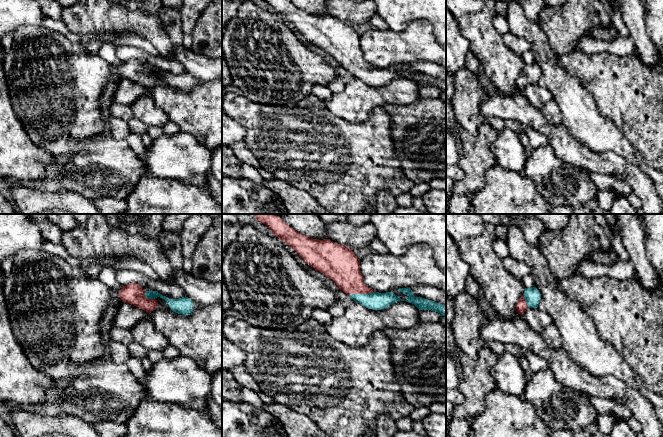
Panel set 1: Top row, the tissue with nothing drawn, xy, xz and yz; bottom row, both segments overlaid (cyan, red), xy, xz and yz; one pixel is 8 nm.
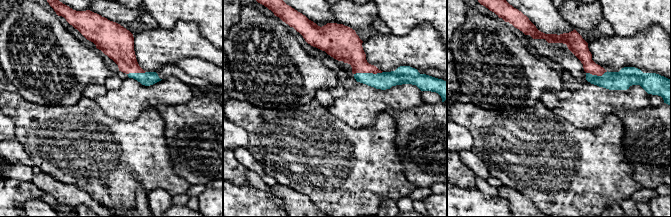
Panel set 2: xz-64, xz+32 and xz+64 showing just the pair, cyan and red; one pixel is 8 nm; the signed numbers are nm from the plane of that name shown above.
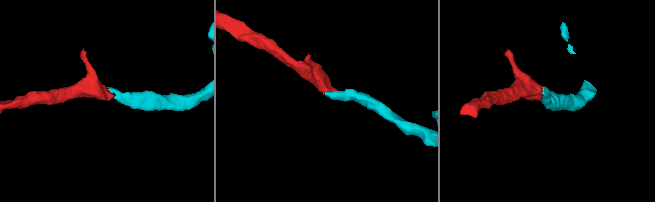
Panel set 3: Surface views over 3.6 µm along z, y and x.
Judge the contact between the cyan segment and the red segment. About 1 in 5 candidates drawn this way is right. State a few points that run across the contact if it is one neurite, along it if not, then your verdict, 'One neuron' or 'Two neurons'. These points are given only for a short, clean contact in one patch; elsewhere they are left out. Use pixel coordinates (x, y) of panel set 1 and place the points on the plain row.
Line: xz (377, 77), (362, 70), (351, 59), (344, 45). One neuron

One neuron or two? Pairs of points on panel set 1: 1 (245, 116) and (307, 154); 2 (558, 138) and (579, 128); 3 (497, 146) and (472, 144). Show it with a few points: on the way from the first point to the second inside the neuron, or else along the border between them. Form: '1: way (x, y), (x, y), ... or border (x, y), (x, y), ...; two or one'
1: way (260, 121), (277, 136), (292, 142); one
2: border (562, 123), (569, 133), (587, 148); two
3: border (498, 132), (491, 144), (491, 152), (496, 163); two

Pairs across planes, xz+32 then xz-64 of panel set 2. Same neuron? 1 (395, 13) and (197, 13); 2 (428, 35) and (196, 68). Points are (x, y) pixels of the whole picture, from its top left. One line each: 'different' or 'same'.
1: same
2: different

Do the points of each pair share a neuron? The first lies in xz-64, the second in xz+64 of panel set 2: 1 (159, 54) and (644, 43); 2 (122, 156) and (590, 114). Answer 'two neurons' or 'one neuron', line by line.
1: one neuron
2: two neurons

